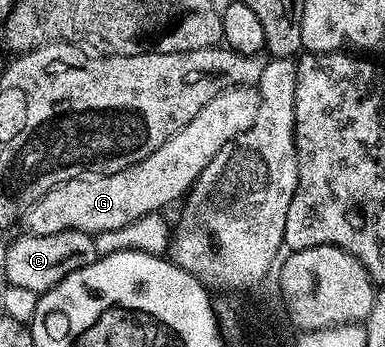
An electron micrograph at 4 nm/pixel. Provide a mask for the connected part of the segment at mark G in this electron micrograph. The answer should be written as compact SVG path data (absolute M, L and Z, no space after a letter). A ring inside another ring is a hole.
M240 86L225 90L219 96L213 97L208 104L201 106L201 110L192 120L177 134L173 134L157 150L149 152L147 157L139 160L135 164L108 172L106 174L82 174L74 177L71 181L66 181L56 186L53 190L42 193L39 200L33 206L27 208L27 212L21 217L22 231L32 236L44 236L45 234L57 234L58 232L85 232L96 234L103 231L117 230L125 227L135 220L163 210L166 204L171 204L174 200L182 201L190 192L195 179L201 174L201 170L235 136L243 133L257 118L259 109L259 94L254 87Z

